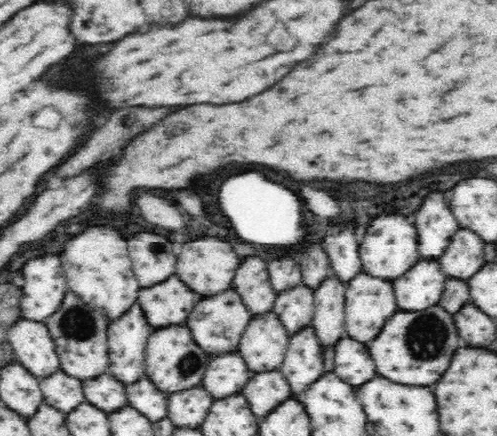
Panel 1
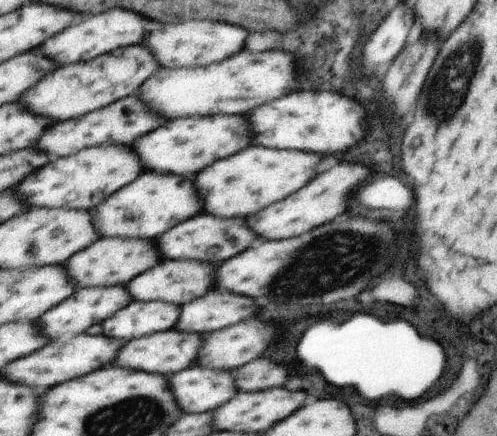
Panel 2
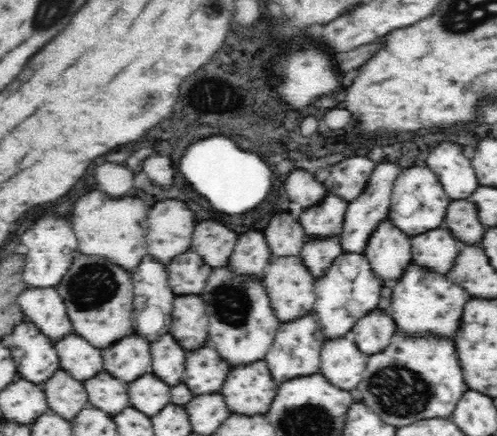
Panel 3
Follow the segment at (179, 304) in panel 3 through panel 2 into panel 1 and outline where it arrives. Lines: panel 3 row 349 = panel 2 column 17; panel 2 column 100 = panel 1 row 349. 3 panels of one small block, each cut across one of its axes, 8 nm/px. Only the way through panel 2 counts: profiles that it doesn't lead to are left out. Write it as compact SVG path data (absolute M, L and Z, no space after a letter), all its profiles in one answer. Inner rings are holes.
M172 324L166 328L158 328L152 332L148 340L148 350L146 350L146 376L152 378L152 382L162 390L162 392L178 392L184 388L192 388L202 382L202 376L208 368L210 356L206 350L192 338L192 330L188 326Z

